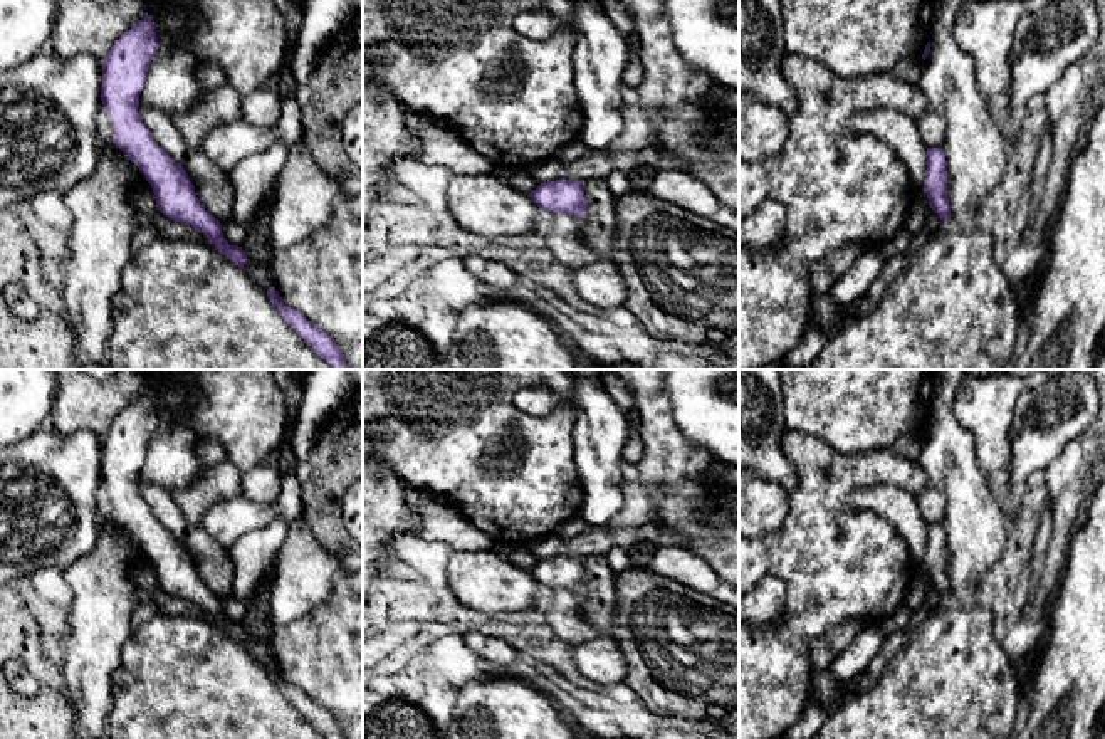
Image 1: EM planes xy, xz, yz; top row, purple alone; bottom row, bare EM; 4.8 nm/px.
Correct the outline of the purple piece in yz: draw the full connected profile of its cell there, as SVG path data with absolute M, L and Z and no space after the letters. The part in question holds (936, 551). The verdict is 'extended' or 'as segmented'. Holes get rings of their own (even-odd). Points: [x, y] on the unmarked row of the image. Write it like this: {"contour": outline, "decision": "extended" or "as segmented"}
{"contour": "M927 524L927 546L924 566L929 574L930 584L940 596L951 598L951 583L947 574L947 539L944 526Z", "decision": "as segmented"}

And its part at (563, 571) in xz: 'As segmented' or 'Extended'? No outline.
As segmented

